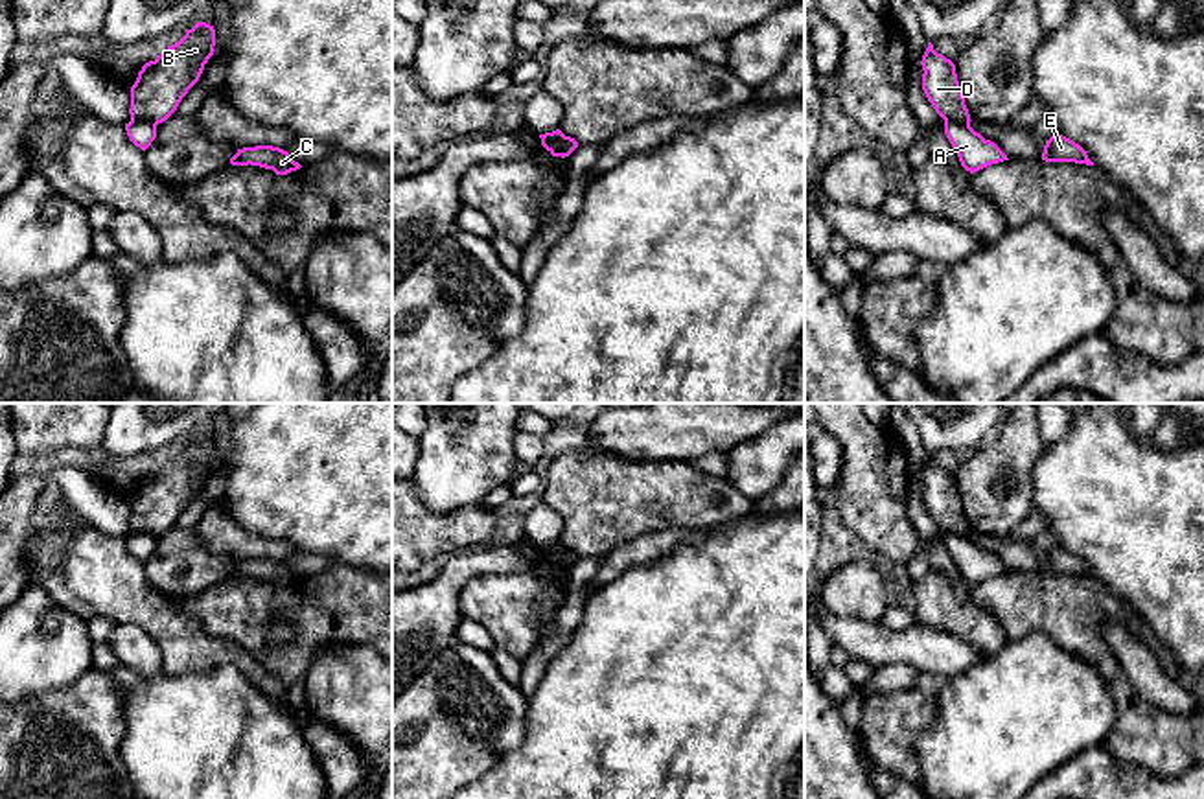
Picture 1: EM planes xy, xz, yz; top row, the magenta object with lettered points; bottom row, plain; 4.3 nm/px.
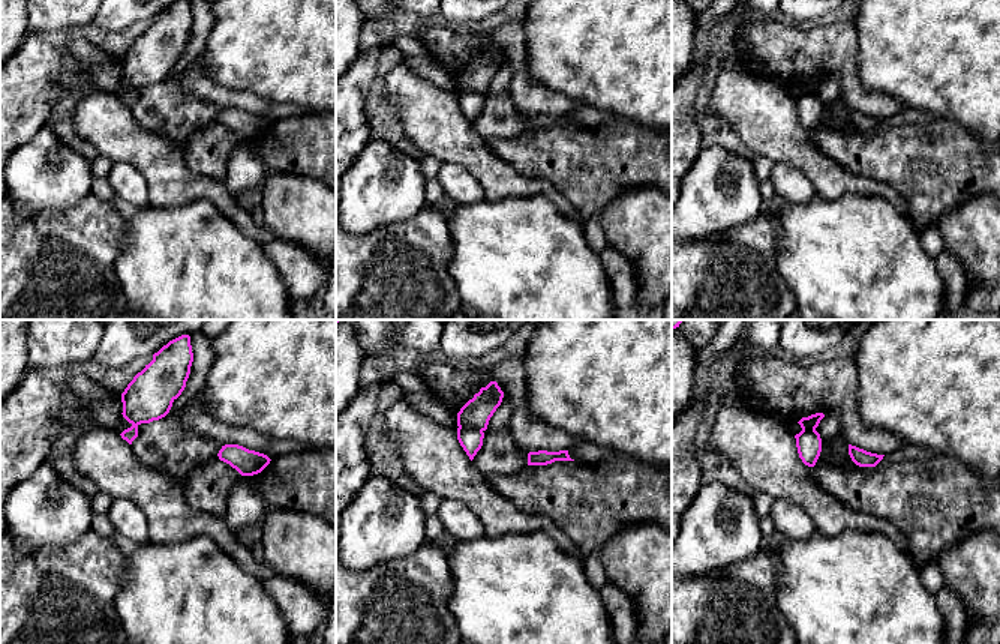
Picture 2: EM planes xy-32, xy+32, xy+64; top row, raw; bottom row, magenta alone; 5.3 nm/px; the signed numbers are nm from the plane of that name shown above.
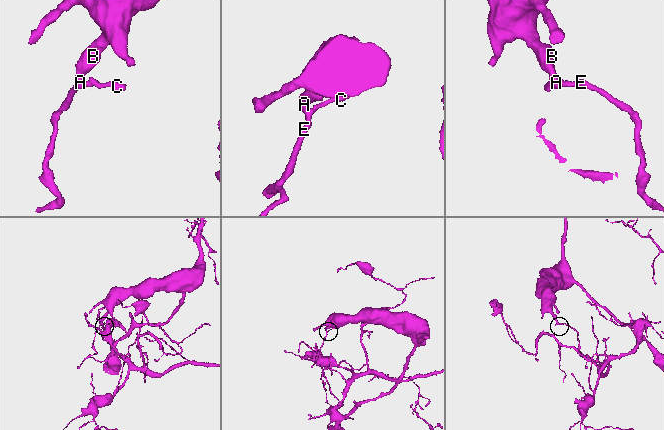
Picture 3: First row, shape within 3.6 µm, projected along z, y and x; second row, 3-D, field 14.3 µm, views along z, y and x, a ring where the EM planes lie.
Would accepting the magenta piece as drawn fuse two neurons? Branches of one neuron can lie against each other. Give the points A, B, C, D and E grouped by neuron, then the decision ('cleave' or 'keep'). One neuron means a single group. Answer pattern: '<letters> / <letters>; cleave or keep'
A C E / B D; cleave

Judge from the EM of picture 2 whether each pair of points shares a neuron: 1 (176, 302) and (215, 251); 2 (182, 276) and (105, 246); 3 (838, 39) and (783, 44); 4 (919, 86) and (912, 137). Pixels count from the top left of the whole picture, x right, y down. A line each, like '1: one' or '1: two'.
1: one
2: two
3: one
4: two

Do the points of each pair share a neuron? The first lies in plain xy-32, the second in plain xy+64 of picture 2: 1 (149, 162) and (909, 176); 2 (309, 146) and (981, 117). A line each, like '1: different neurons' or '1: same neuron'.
1: different neurons
2: different neurons

